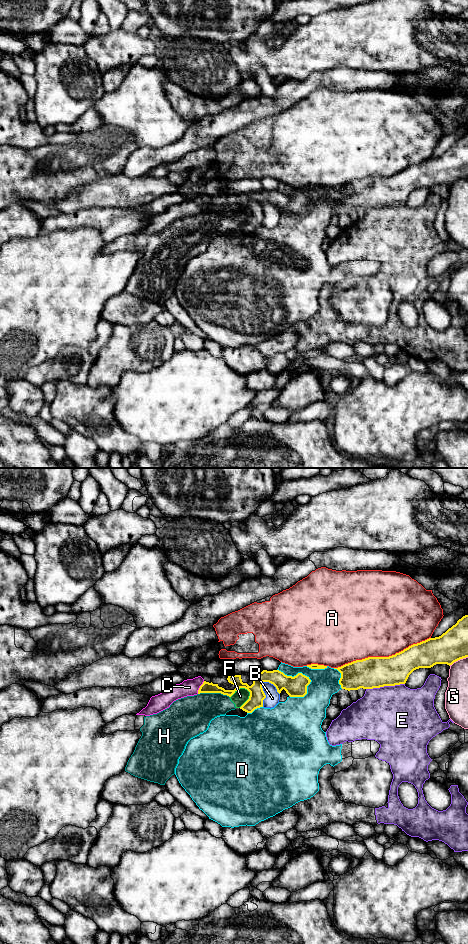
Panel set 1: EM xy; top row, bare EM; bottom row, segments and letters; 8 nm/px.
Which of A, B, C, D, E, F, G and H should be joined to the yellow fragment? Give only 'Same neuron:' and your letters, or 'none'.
Same neuron: C

